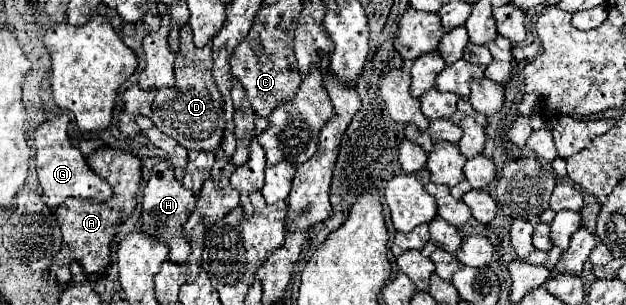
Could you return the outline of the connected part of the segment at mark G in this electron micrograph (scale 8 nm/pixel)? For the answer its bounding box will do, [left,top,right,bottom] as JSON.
[35,114,111,208]

